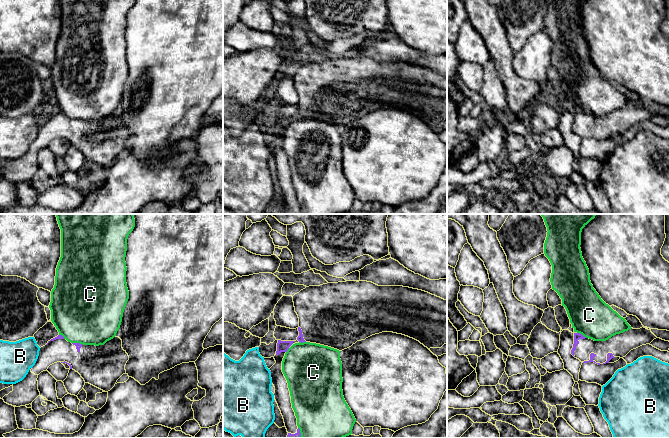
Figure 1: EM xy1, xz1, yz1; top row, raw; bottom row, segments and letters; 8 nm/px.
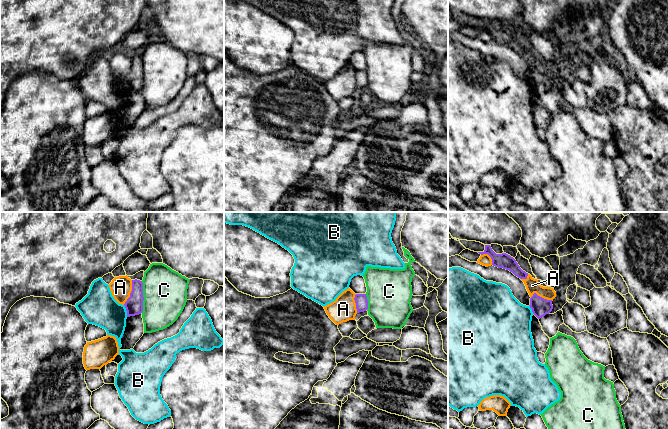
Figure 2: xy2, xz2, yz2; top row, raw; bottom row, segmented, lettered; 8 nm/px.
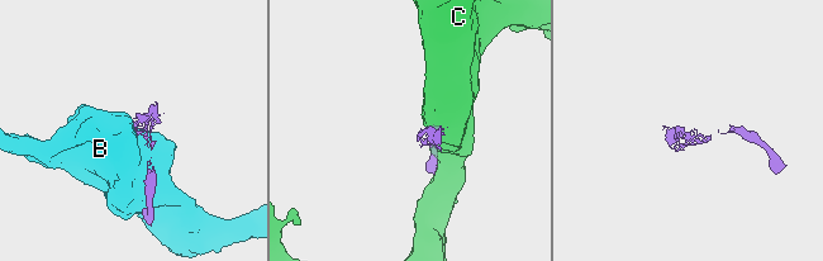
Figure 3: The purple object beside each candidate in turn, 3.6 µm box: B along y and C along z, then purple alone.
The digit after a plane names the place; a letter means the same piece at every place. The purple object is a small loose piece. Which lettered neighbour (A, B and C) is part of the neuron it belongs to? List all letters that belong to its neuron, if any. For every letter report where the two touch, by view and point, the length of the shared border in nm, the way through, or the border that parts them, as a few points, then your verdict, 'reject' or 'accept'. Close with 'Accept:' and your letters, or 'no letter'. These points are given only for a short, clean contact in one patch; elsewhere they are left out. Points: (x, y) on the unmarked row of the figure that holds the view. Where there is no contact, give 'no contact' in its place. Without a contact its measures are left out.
A: meets purple in xy2 at (131, 68); contact 220 nm long; reject
B: meets purple in xy2 at (126, 86); contact 100 nm long; reject
C: meets purple in xy2 at (143, 73); contact 260 nm long; reject
Accept: no letter

